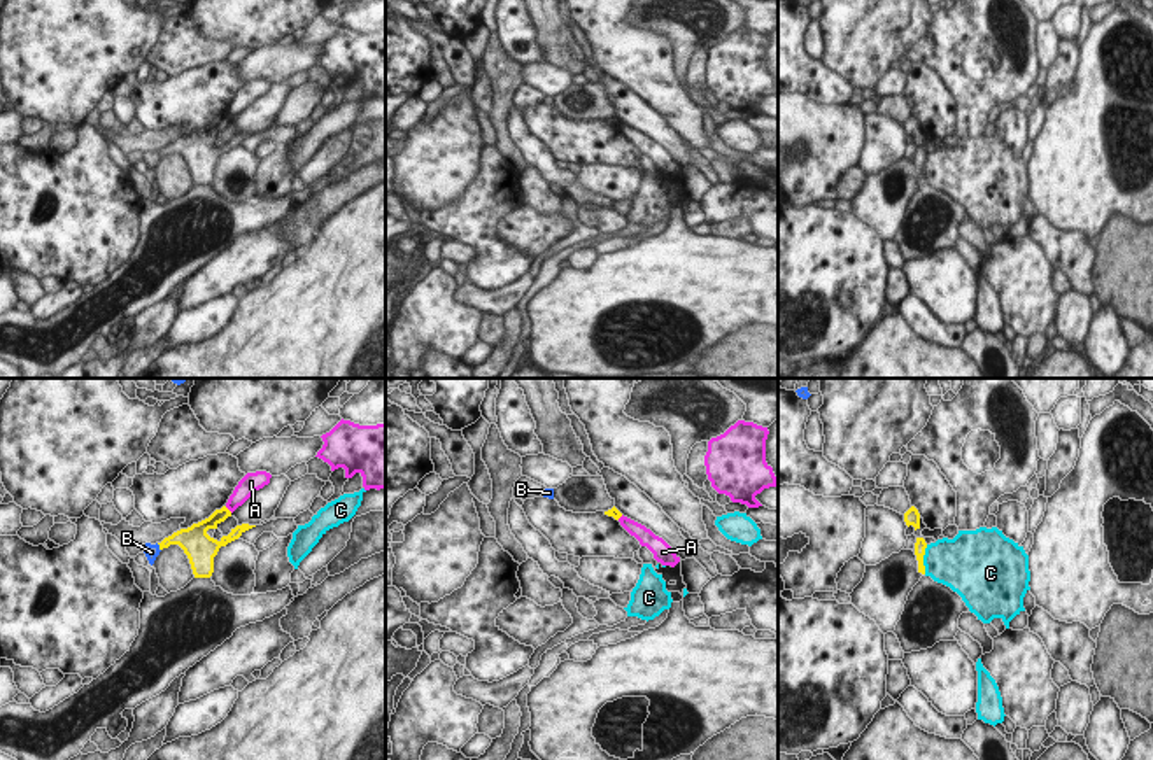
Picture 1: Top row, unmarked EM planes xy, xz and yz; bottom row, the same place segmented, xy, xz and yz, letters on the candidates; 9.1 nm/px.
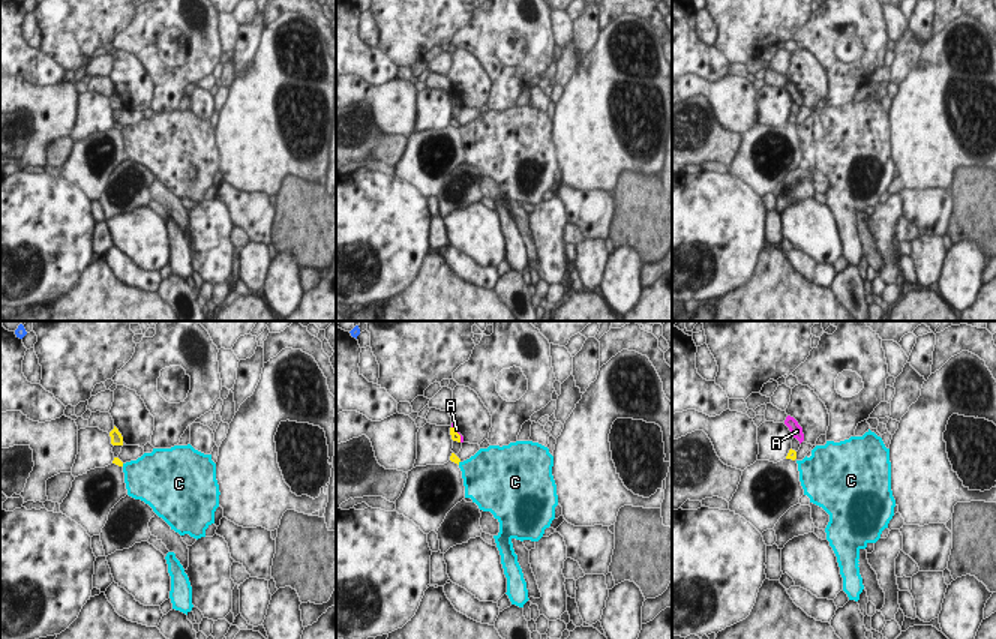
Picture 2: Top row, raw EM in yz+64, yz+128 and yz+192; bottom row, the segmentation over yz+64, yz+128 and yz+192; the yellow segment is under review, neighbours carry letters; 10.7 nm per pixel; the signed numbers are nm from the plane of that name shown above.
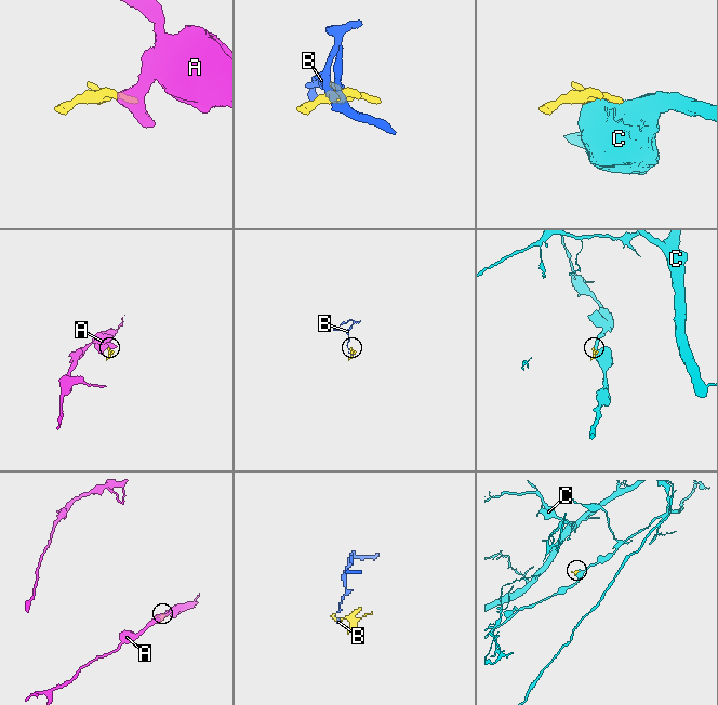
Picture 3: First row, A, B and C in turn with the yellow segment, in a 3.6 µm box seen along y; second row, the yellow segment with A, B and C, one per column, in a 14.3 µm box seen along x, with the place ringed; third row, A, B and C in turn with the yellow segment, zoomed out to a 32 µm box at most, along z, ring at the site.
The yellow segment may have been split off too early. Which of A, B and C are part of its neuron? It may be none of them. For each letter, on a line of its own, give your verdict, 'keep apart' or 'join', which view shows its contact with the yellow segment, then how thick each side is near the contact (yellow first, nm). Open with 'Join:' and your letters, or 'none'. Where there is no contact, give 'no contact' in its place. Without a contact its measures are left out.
Join: none
A: keep apart | xy | 130/160 nm
B: keep apart | xy | 180/130 nm
C: keep apart | yz | 120/420 nm

